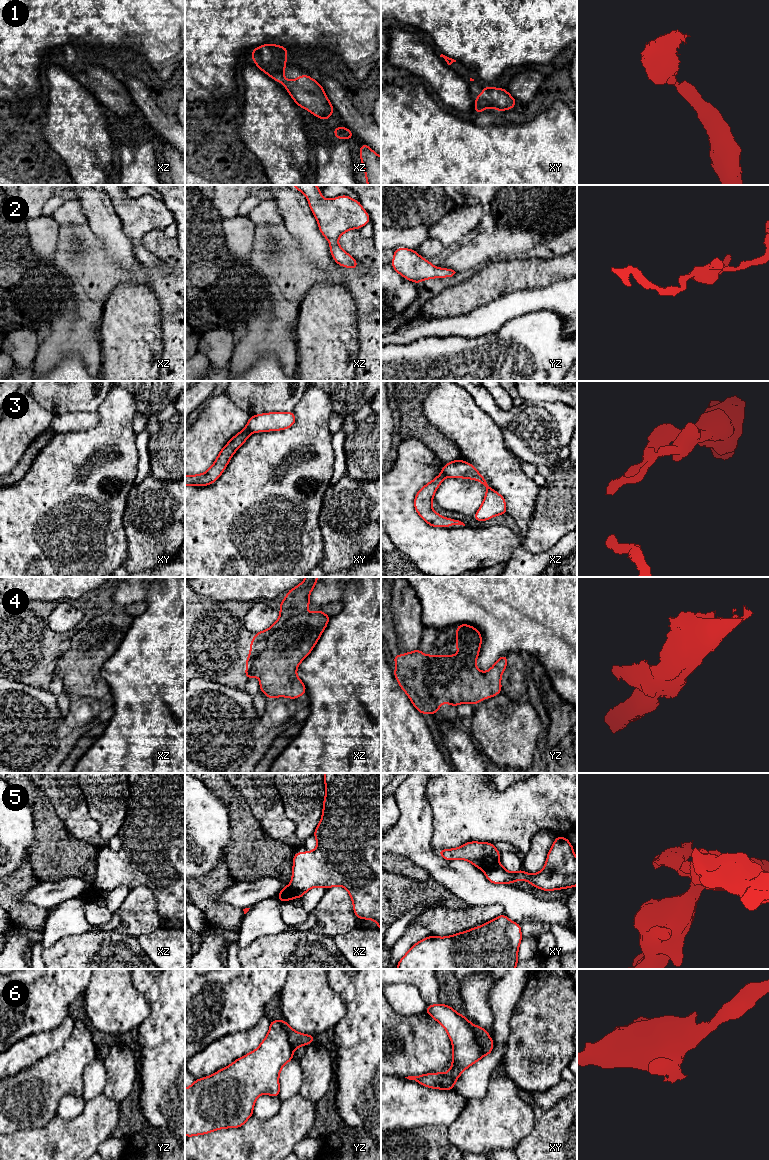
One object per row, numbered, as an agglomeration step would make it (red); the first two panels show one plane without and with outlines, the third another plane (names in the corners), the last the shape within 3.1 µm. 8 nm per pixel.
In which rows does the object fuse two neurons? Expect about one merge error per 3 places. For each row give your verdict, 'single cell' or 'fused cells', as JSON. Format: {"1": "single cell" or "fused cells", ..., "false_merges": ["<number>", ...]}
{"1": "single cell", "2": "single cell", "3": "fused cells", "4": "single cell", "5": "fused cells", "6": "fused cells", "false_merges": ["3", "5", "6"]}

